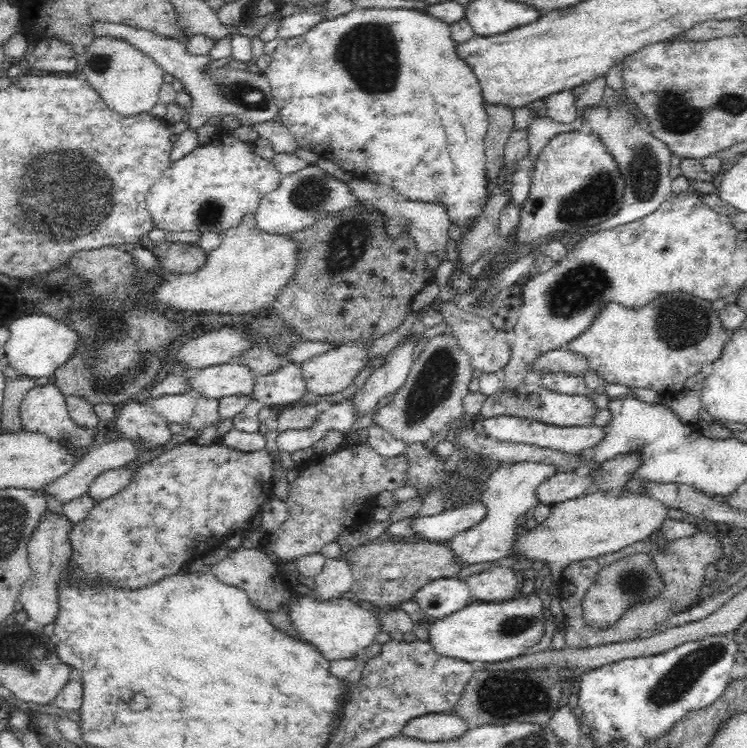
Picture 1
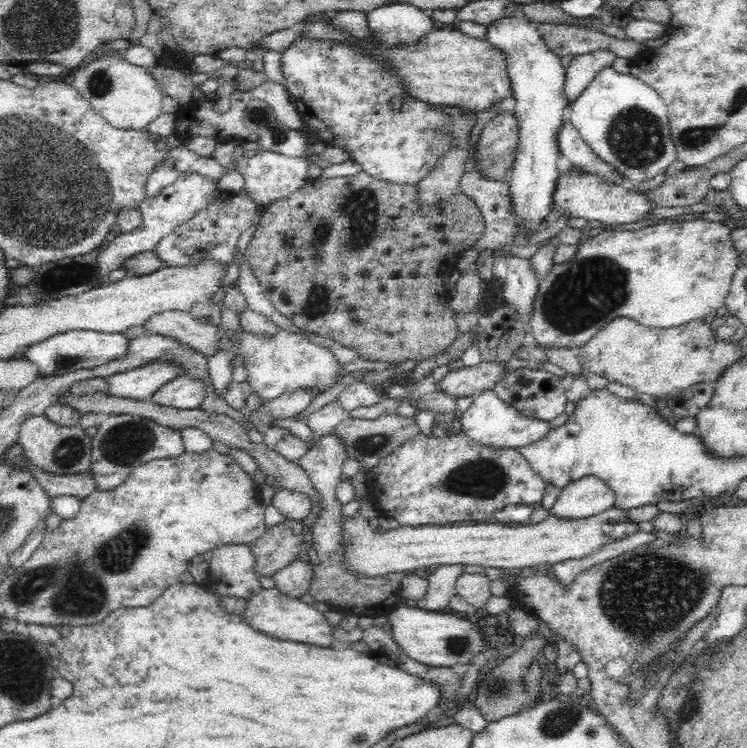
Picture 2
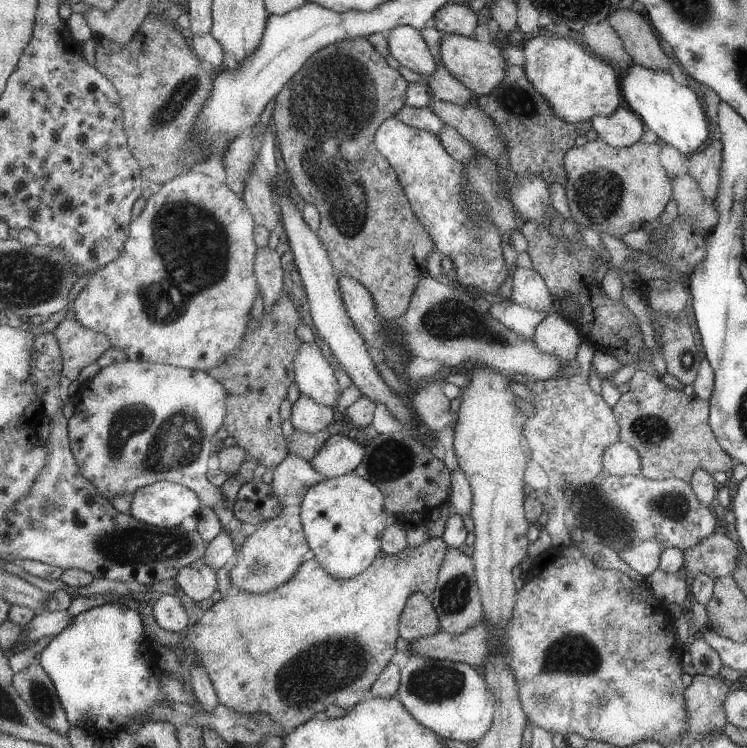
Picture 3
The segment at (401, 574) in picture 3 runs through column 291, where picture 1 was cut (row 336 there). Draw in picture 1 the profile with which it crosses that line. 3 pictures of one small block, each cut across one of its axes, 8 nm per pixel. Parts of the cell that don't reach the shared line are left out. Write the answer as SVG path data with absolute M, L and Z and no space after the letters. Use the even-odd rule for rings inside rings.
M680 291L660 294L656 296L656 300L652 300L652 304L646 304L644 308L638 308L638 310L630 310L612 301L604 304L591 326L572 339L567 344L567 349L588 359L590 368L607 384L626 385L634 389L650 388L661 396L668 395L670 392L684 391L688 378L718 359L731 336L724 331L718 311L712 308L710 303L698 296Z

